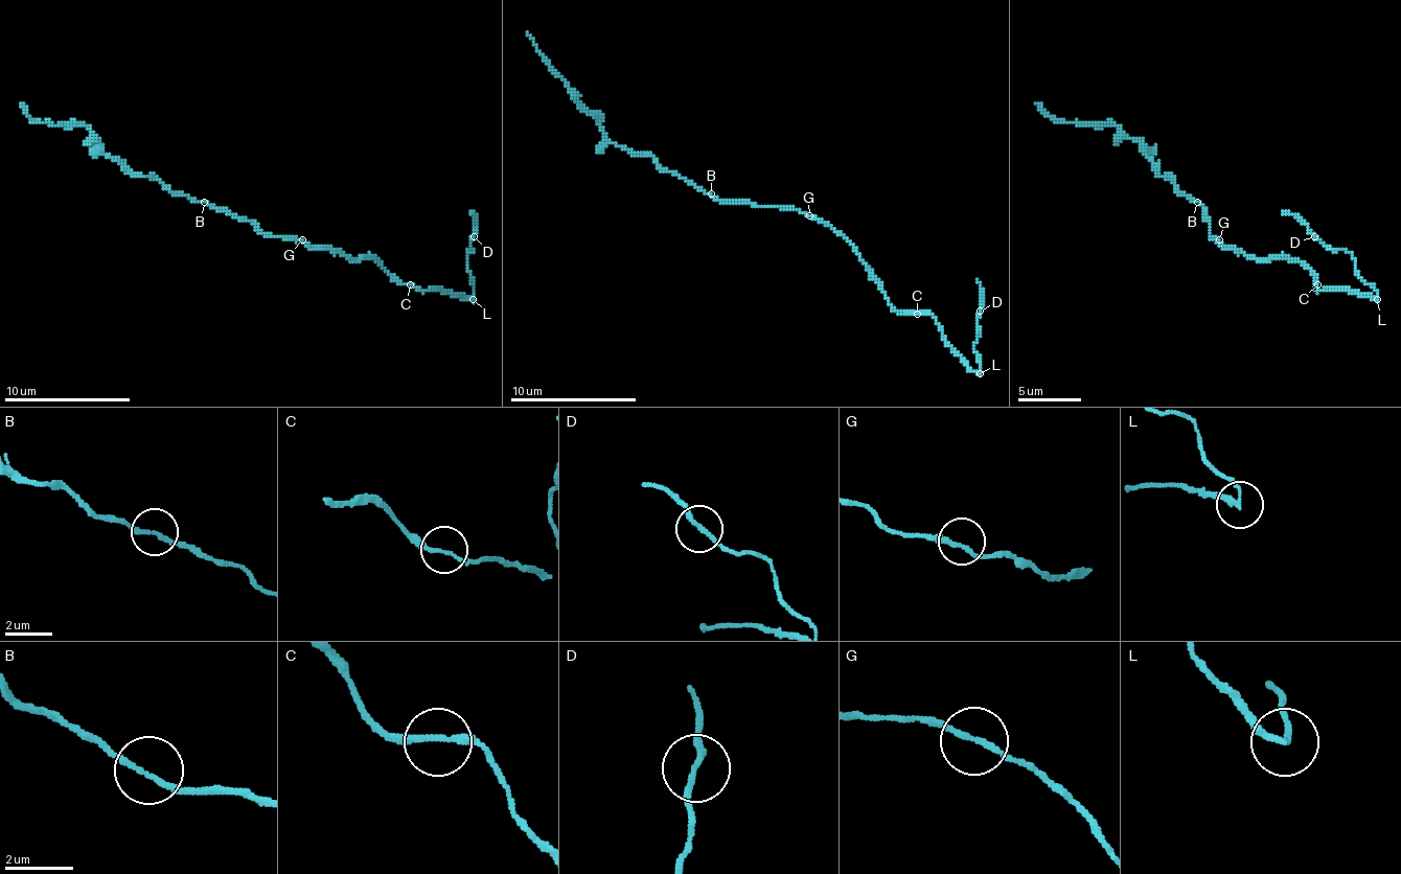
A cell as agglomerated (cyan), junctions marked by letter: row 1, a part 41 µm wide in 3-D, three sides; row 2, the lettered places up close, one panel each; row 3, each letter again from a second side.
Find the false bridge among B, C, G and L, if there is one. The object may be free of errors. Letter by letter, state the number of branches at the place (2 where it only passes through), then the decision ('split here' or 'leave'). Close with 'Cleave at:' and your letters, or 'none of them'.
B: 2 | leave
C: 2 | leave
G: 2 | leave
L: 2 | split here
Cleave at: L

